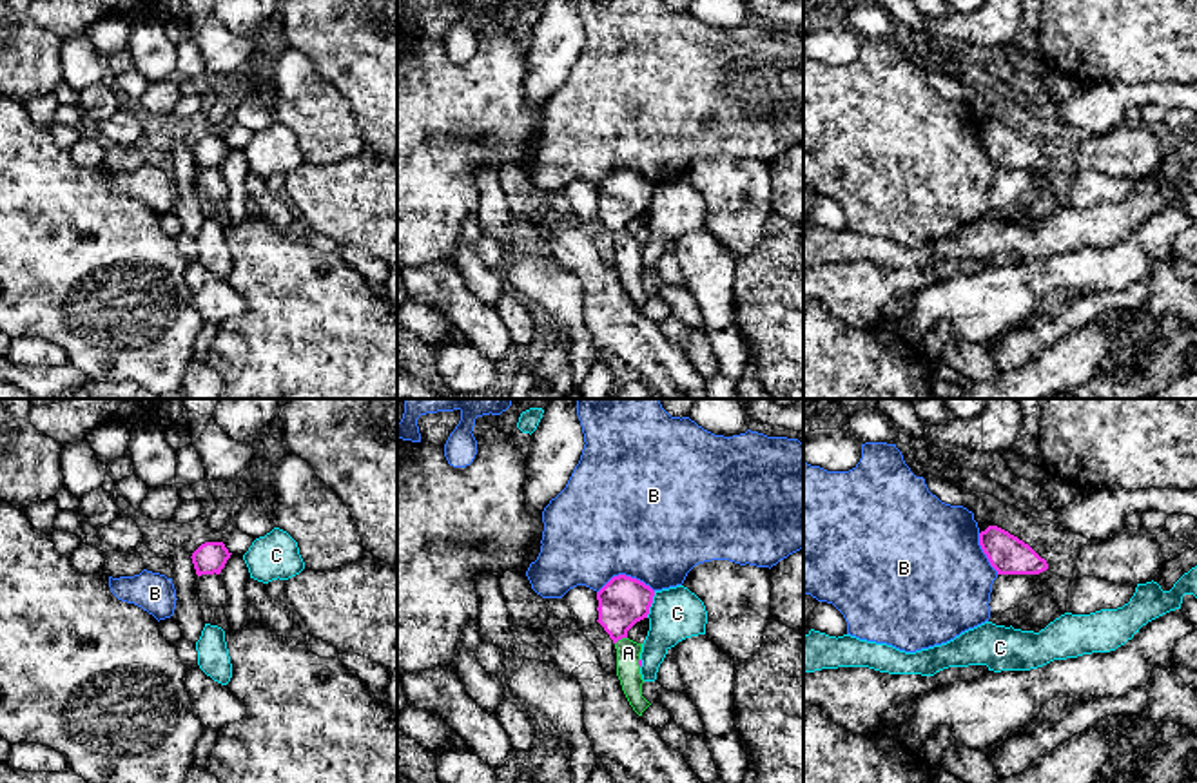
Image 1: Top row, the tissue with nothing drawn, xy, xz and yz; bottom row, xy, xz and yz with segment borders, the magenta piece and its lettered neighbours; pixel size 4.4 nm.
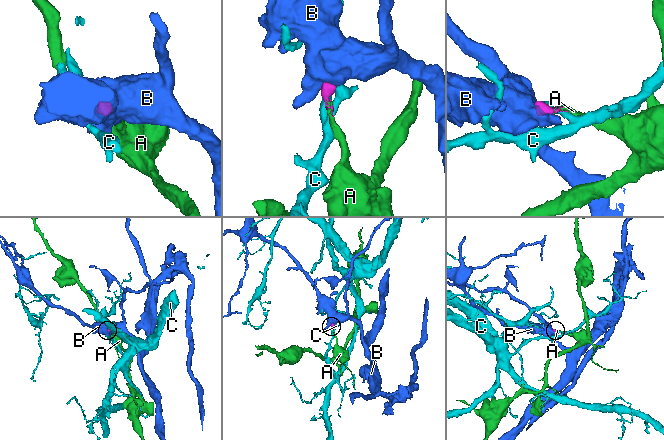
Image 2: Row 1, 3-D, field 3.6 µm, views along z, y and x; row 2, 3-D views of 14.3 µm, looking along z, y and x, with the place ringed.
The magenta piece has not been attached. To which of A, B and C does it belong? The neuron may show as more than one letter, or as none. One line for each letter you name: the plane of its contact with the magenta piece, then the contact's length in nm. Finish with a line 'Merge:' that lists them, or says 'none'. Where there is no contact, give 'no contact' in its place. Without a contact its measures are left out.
A: xz | 70 nm
Merge: A

